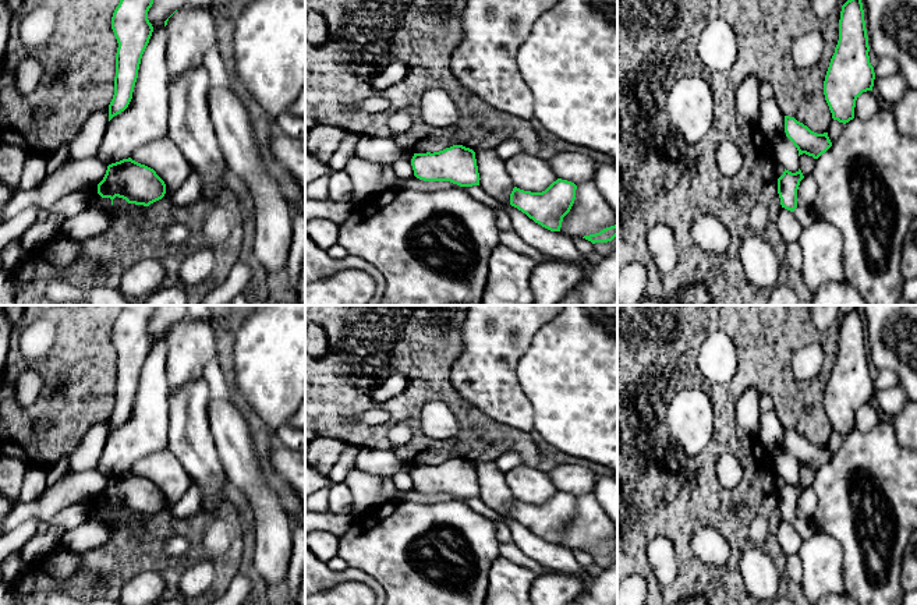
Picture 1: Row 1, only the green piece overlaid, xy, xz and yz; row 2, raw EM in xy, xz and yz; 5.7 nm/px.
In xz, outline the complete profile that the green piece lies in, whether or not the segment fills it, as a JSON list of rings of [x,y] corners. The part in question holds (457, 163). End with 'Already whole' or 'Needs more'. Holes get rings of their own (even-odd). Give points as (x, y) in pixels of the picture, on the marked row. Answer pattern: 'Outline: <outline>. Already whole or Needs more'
Outline: [[[453,145],[439,152],[414,153],[414,176],[424,181],[450,181],[460,187],[479,185],[475,152]]]. Already whole

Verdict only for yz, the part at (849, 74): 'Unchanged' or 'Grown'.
Unchanged

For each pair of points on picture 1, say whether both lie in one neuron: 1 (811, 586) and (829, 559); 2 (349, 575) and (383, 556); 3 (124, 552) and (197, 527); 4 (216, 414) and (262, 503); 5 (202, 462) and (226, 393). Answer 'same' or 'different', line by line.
1: same
2: different
3: same
4: same
5: different

